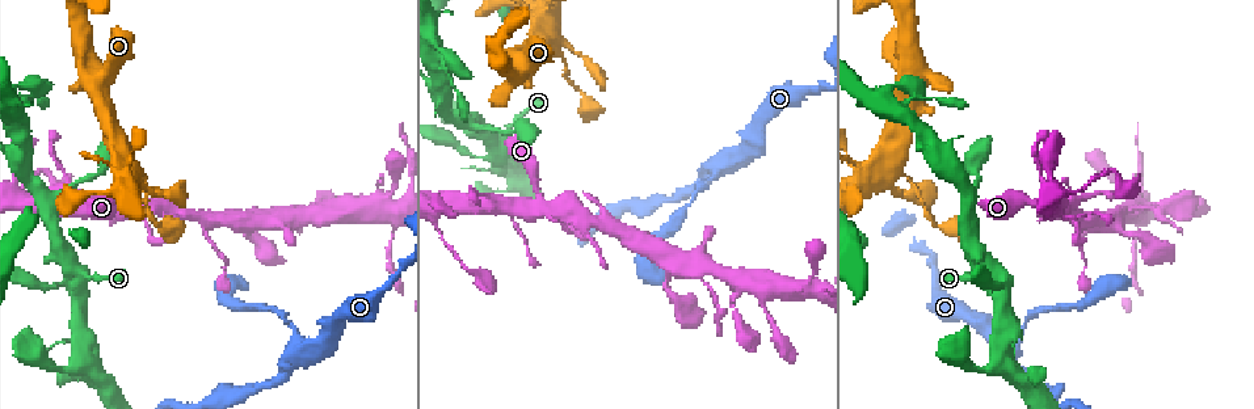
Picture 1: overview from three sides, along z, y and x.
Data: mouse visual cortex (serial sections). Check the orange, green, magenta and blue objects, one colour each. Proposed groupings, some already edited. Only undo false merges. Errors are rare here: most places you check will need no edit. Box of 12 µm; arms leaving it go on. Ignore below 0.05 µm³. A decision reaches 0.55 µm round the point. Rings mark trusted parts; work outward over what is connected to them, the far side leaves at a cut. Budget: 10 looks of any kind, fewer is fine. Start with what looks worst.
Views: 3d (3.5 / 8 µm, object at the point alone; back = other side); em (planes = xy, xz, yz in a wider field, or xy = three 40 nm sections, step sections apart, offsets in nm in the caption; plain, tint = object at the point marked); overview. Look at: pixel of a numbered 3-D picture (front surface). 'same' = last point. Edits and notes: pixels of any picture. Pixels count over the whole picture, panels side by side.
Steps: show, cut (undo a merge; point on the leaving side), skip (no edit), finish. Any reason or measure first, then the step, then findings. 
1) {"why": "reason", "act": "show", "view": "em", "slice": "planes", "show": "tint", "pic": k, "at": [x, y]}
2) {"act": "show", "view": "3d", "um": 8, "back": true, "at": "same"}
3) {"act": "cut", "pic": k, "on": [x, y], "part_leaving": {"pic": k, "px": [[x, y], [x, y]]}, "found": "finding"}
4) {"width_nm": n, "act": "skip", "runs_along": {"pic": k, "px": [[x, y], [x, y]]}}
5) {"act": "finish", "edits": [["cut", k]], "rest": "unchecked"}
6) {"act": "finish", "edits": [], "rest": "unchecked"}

{"why": "three arms meet", "act": "show", "view": "em", "slice": "xy", "step": 5, "show": "tint", "pic": 1, "at": [294, 344]}

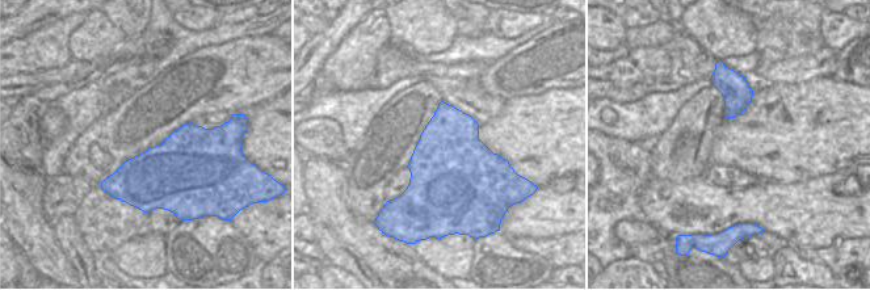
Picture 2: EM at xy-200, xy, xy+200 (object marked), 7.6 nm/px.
{"why": "wider look", "act": "show", "view": "3d", "um": 3.5, "at": "same"}

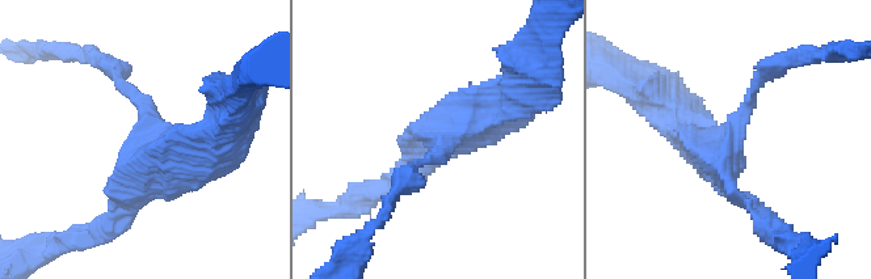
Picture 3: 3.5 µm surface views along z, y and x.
{"act": "skip", "runs_along": {"pic": 3, "px": [[520, 89], [423, 164]]}, "found": "all the same cell"}

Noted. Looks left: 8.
{"act": "show", "view": "3d", "um": 3.5, "pic": 1, "at": [501, 136]}

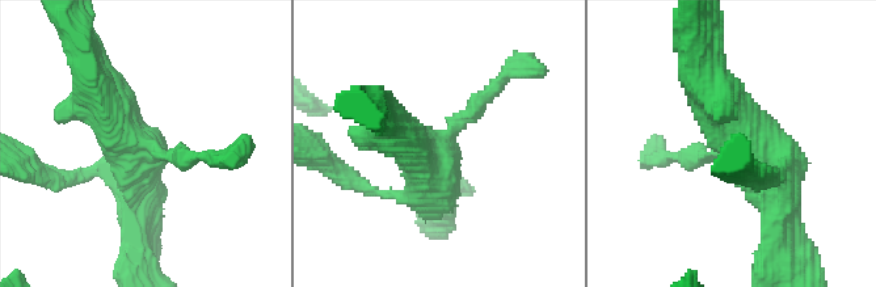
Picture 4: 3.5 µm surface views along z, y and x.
{"why": "now the EM", "act": "show", "view": "em", "slice": "xy", "step": 1, "show": "tint", "pic": 4, "at": [443, 144]}

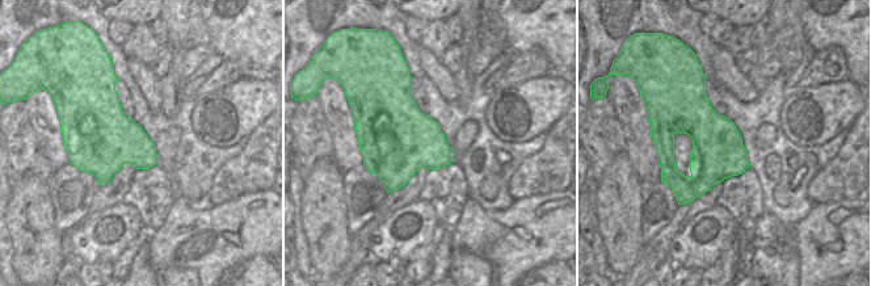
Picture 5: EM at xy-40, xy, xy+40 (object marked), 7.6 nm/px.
{"why": "cut it another way", "act": "show", "view": "em", "slice": "xy", "step": 2, "show": "tint", "at": "same"}

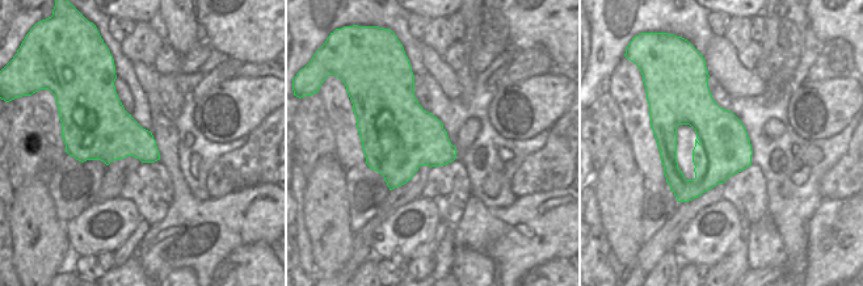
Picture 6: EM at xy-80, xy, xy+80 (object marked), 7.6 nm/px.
{"act": "skip", "runs_along": {"pic": 4, "px": [[209, 156], [140, 144], [96, 84]]}, "found": "one cell here"}

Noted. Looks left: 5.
{"why": "sharp bend", "act": "show", "view": "3d", "um": 3.5, "pic": 1, "at": [1080, 189]}

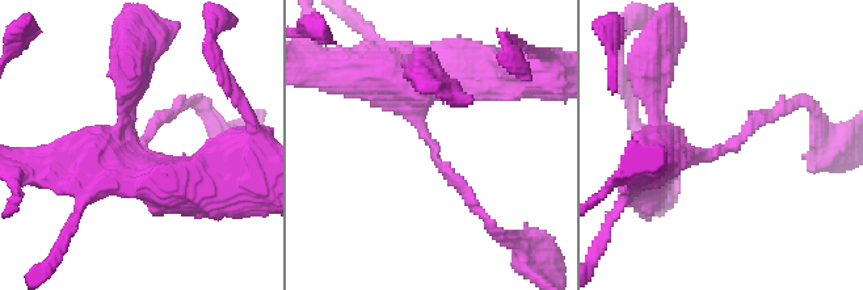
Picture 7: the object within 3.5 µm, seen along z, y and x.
{"why": "need the tissue", "act": "show", "view": "em", "slice": "planes", "show": "plain", "pic": 7, "at": [725, 147]}

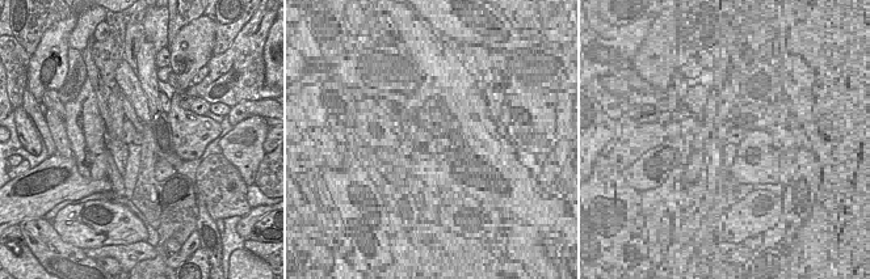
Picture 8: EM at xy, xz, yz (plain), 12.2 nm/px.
{"why": "with the object marked", "act": "show", "view": "em", "slice": "planes", "show": "tint", "at": "same"}

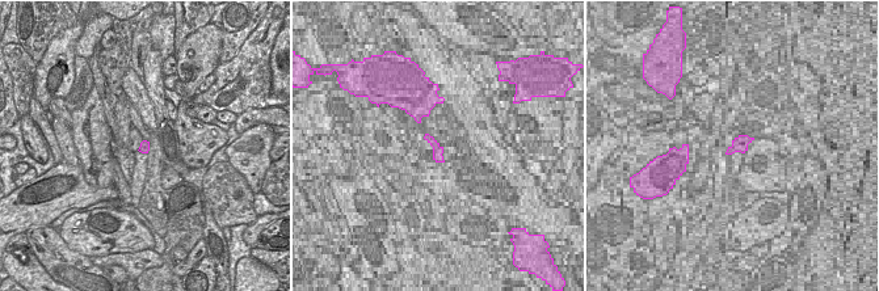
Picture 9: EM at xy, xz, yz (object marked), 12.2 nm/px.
{"arm_widths_nm": [150, 400], "act": "skip", "runs_along": {"pic": 7, "px": [[653, 177], [783, 109]]}, "found": "one cell here"}

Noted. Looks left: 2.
{"why": "a narrow waist", "act": "show", "view": "3d", "um": 3.5, "pic": 1, "at": [121, 171]}

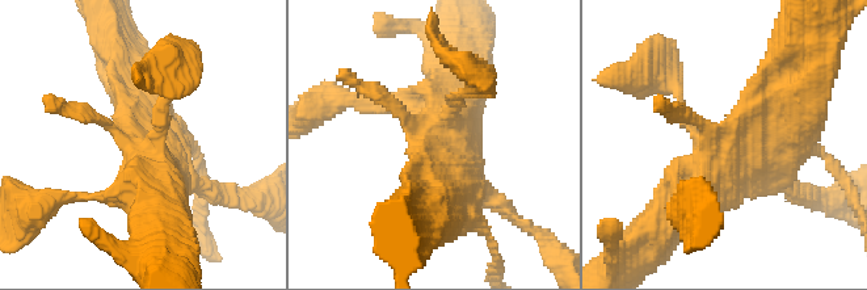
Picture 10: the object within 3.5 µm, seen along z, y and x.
{"act": "skip", "runs_along": {"pic": 10, "px": [[455, 173], [440, 106], [350, 100]]}, "found": "all the same cell"}

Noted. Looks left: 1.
{"act": "finish", "edits": [], "rest": "unchecked"}

